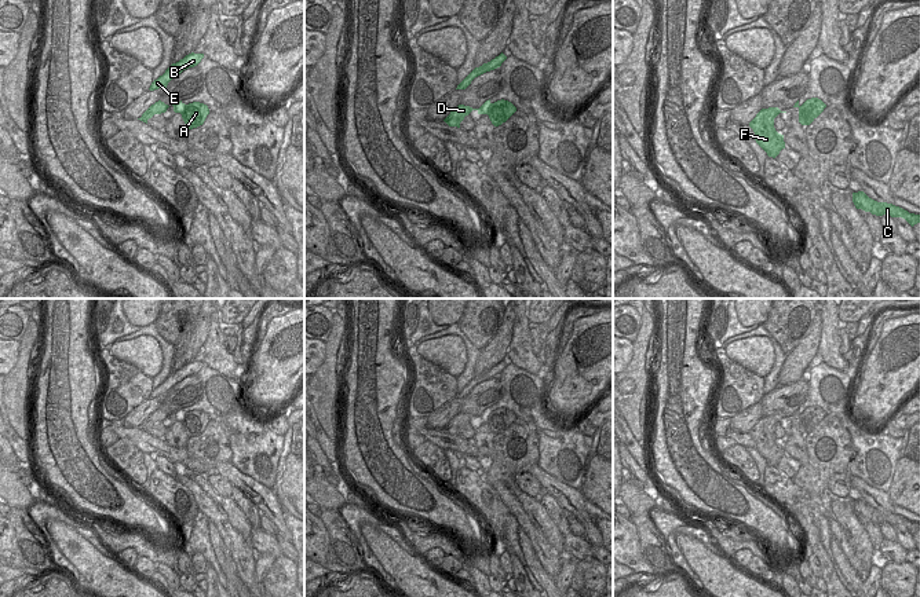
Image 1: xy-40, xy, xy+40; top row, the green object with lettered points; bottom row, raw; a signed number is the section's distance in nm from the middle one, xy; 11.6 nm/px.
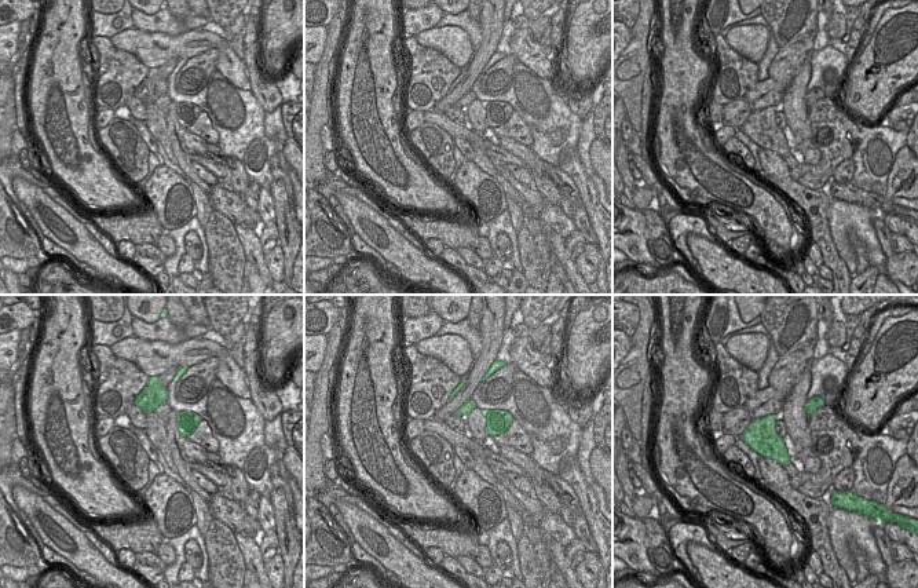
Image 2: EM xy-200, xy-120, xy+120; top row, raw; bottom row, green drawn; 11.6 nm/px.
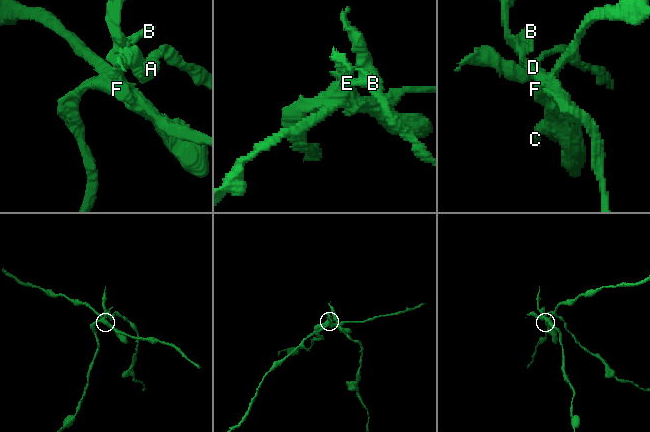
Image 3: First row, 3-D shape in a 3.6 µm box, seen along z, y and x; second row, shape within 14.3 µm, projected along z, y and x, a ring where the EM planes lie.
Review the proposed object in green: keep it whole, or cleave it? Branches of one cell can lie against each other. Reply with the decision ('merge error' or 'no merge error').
no merge error

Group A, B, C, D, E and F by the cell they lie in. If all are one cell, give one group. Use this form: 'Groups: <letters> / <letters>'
Groups: A B C D E F.

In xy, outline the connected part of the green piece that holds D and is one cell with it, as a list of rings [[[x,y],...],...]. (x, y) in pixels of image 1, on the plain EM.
[[[486,409],[479,417],[472,417],[470,414],[459,413],[450,420],[450,422],[443,428],[449,435],[460,436],[460,431],[468,424],[472,418],[477,418],[478,422],[488,422],[494,435],[505,431],[515,420],[516,415],[508,409],[497,409],[494,411]]]

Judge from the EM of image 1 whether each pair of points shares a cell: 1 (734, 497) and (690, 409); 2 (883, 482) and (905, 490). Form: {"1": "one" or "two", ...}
{"1": "one", "2": "two"}

